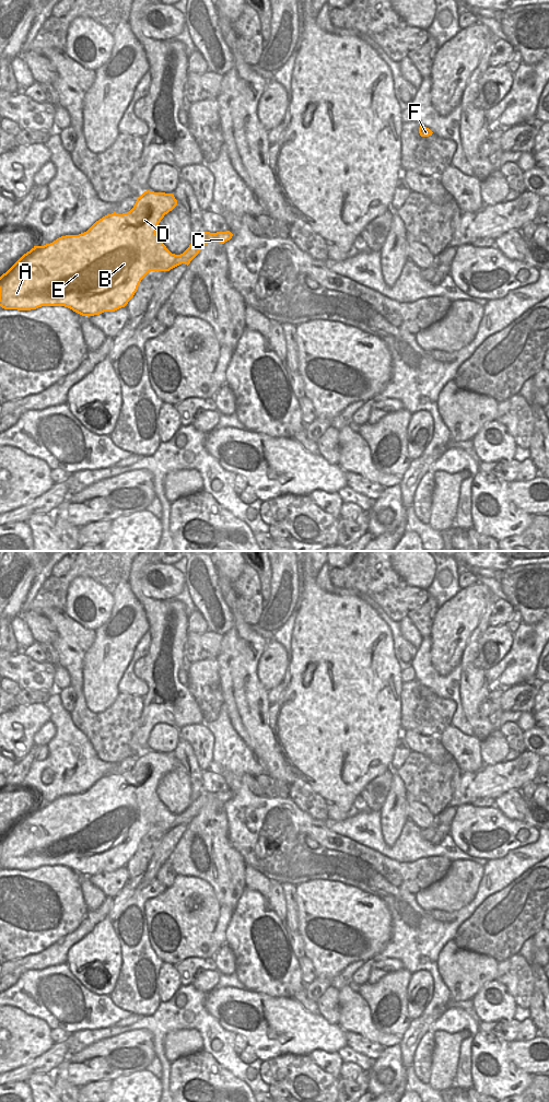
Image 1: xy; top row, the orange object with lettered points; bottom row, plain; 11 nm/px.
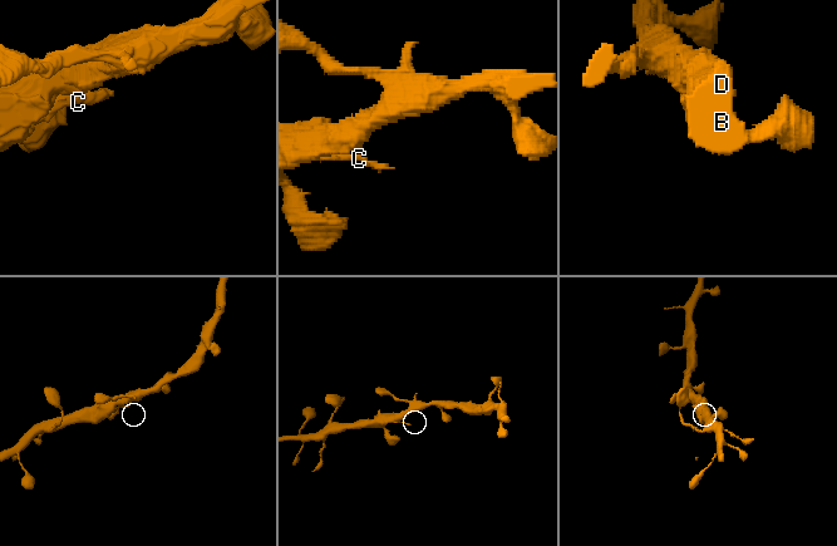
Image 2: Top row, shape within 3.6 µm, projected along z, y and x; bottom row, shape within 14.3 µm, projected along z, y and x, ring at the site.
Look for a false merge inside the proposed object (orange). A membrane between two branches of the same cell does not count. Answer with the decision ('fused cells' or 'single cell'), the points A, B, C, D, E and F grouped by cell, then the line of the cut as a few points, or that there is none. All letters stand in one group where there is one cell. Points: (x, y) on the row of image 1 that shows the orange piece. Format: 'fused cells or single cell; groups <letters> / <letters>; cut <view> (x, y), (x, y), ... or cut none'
single cell; groups A B C D E F; cut none

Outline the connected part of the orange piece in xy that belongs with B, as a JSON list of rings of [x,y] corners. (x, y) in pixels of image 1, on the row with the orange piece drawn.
[[[147,190],[127,213],[107,214],[84,233],[34,246],[0,277],[0,306],[17,310],[65,306],[87,317],[115,312],[128,304],[150,271],[170,271],[182,263],[188,266],[209,242],[224,244],[232,238],[230,231],[202,232],[183,254],[172,254],[160,241],[156,228],[176,206],[173,194]]]

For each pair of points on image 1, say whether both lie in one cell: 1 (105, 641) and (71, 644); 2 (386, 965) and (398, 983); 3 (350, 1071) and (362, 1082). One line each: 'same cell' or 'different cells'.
1: different cells
2: different cells
3: different cells

